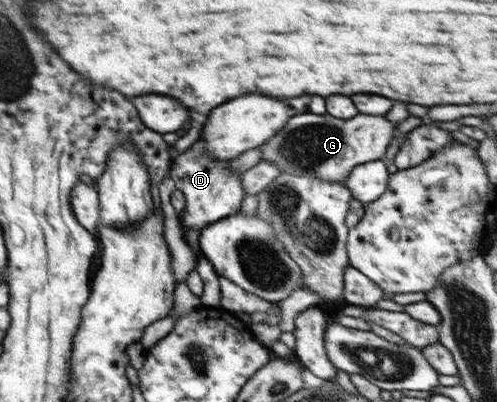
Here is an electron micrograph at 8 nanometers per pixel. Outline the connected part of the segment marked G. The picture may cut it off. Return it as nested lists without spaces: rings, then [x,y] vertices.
[[[304,113],[304,115],[290,117],[288,125],[284,125],[284,129],[280,129],[280,133],[276,133],[265,144],[260,145],[261,160],[271,161],[281,173],[299,173],[319,177],[322,181],[341,183],[347,179],[357,165],[384,158],[394,129],[396,129],[396,125],[390,123],[386,117],[356,115],[354,119],[336,119],[332,115]]]

